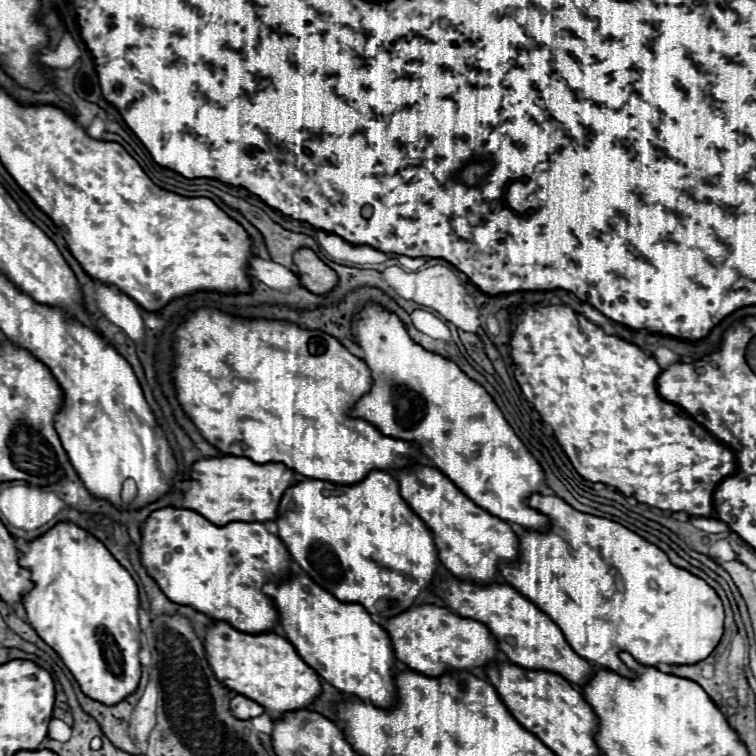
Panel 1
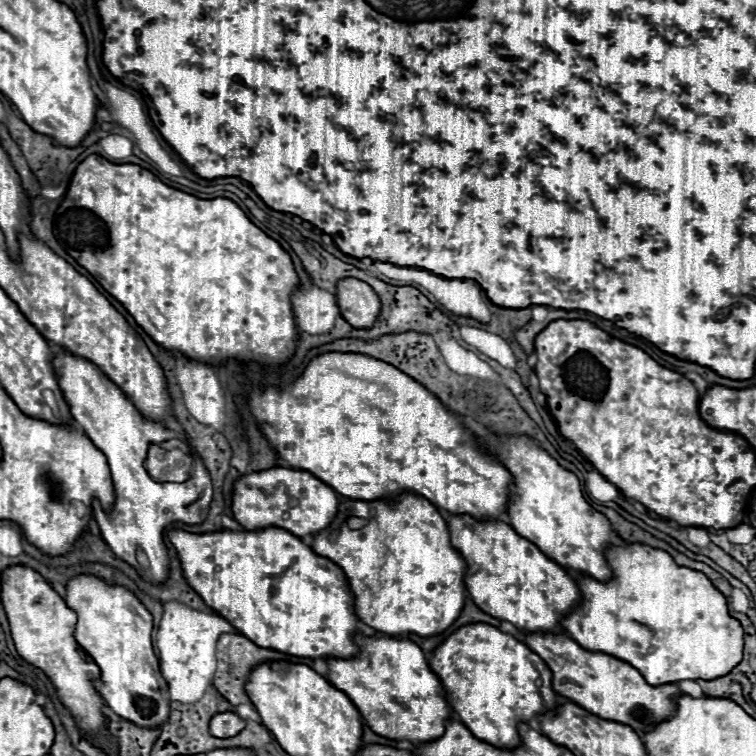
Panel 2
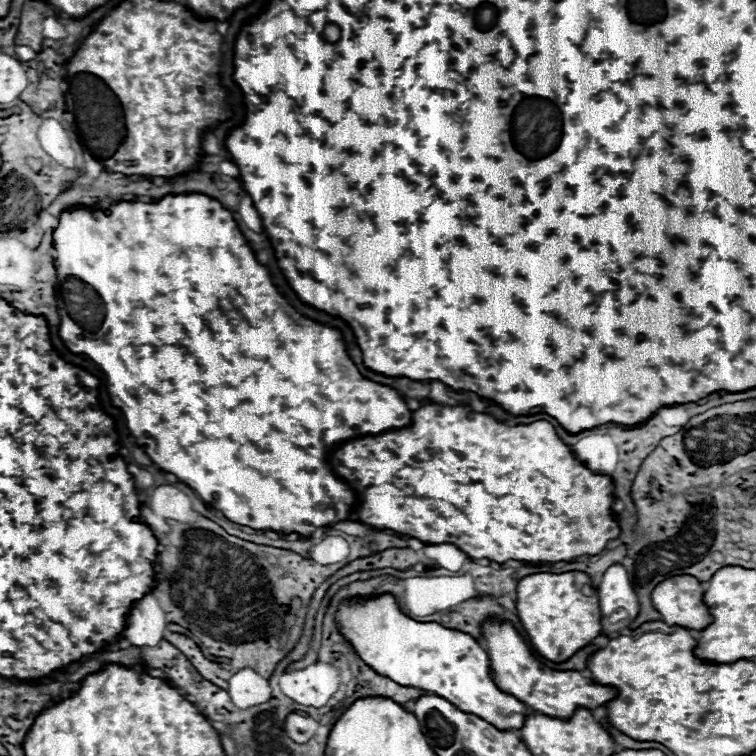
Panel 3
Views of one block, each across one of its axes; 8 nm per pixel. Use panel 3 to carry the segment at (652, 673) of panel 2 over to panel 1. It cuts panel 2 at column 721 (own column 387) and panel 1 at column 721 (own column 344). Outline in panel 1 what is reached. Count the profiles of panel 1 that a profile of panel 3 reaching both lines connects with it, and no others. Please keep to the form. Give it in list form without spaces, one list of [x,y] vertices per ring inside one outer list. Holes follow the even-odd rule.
[[[538,494],[530,496],[528,506],[546,514],[552,520],[552,528],[548,532],[524,532],[520,536],[518,560],[514,564],[500,564],[500,576],[522,596],[530,596],[528,600],[550,616],[576,654],[620,676],[634,676],[620,660],[620,652],[628,652],[638,664],[652,668],[658,664],[698,664],[714,652],[724,632],[724,610],[714,588],[702,578],[674,566],[658,546],[626,526],[578,512],[562,498]]]

